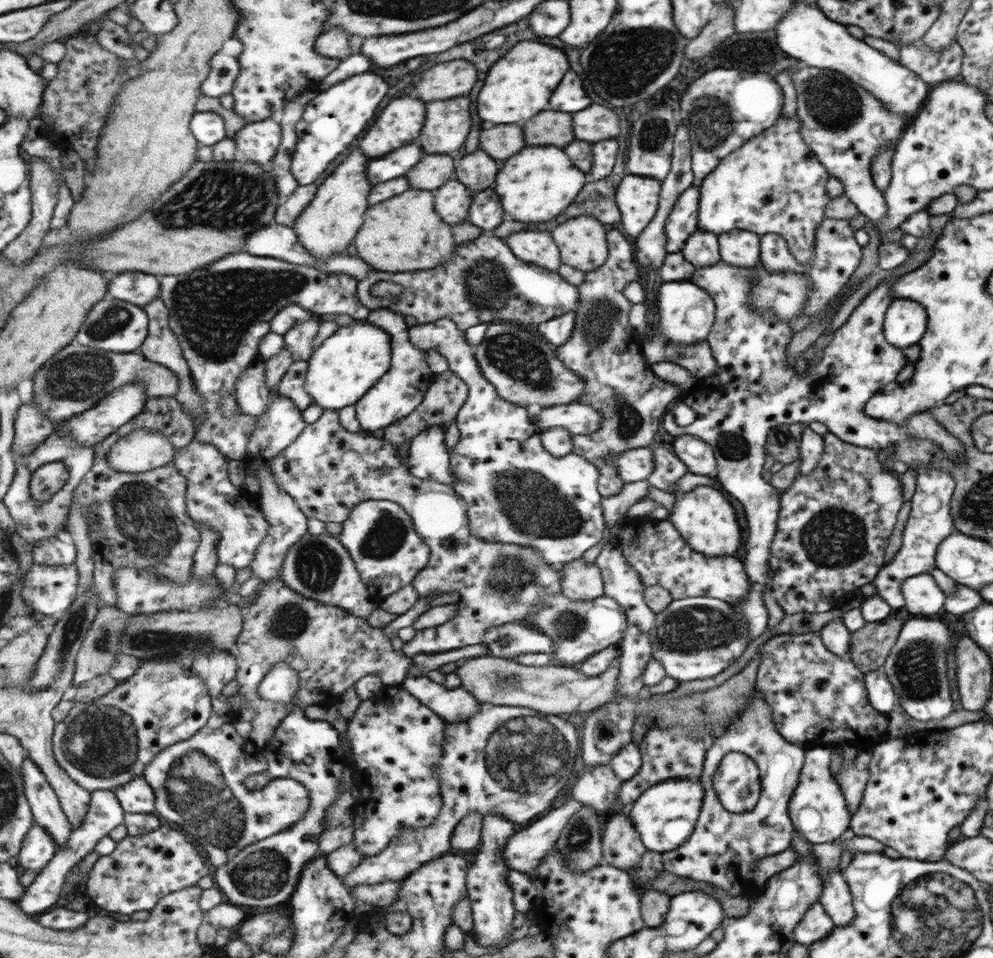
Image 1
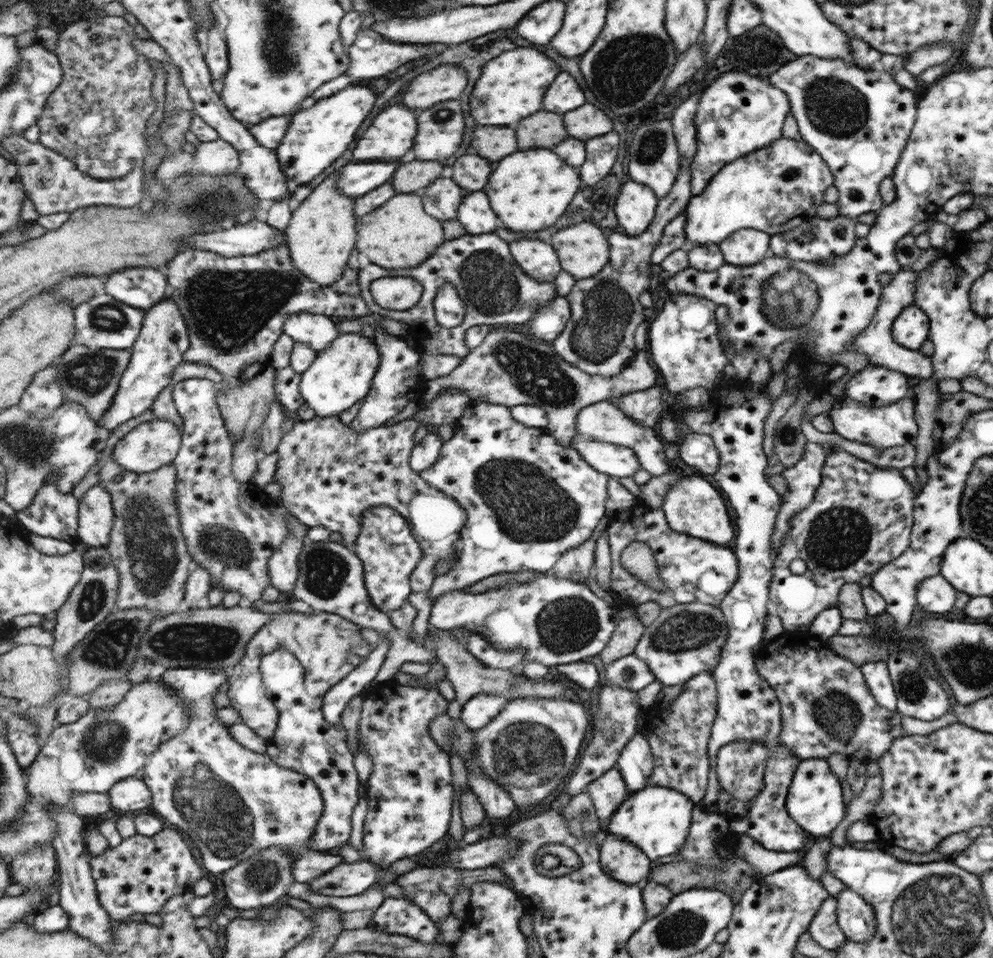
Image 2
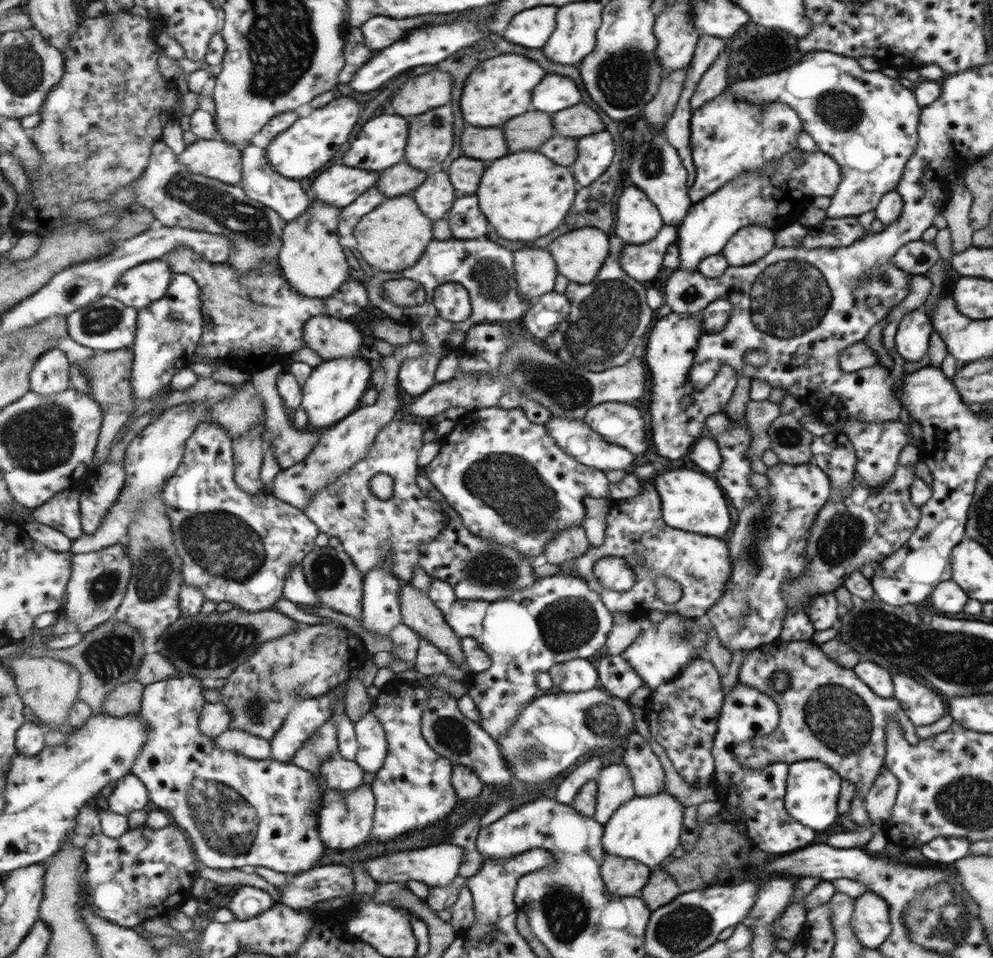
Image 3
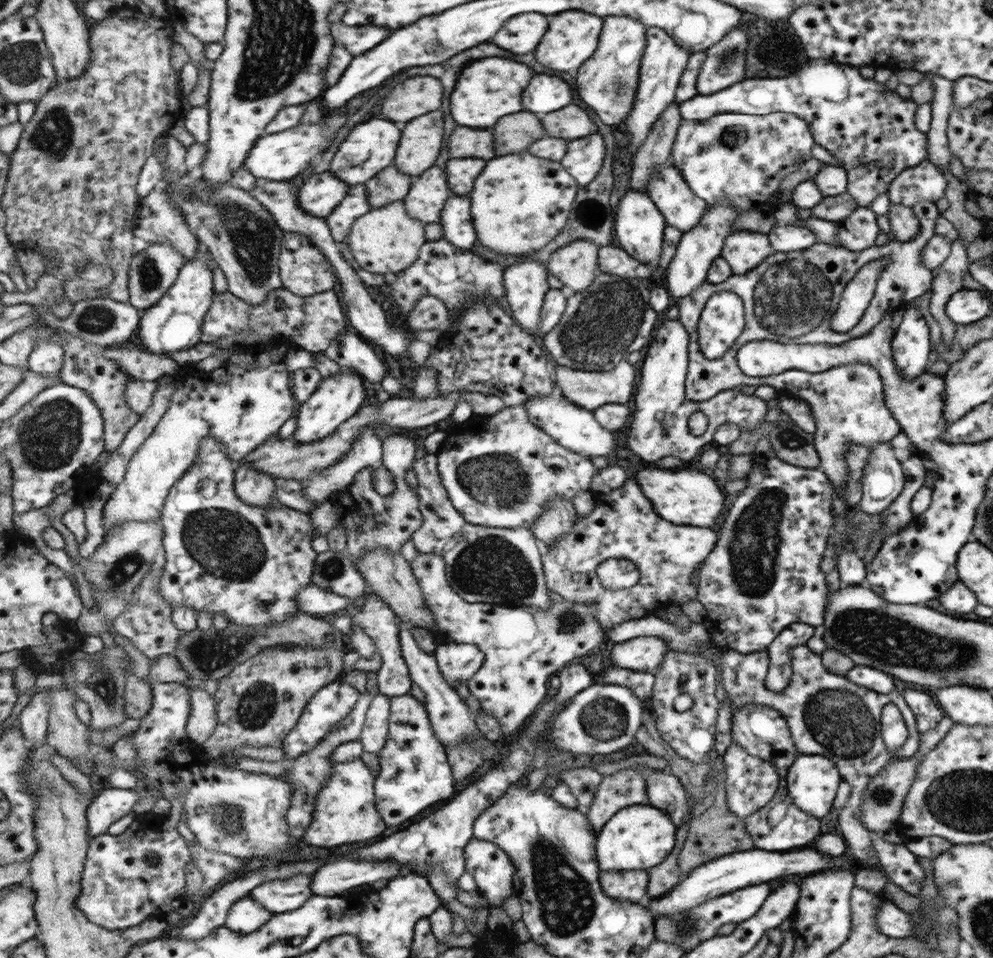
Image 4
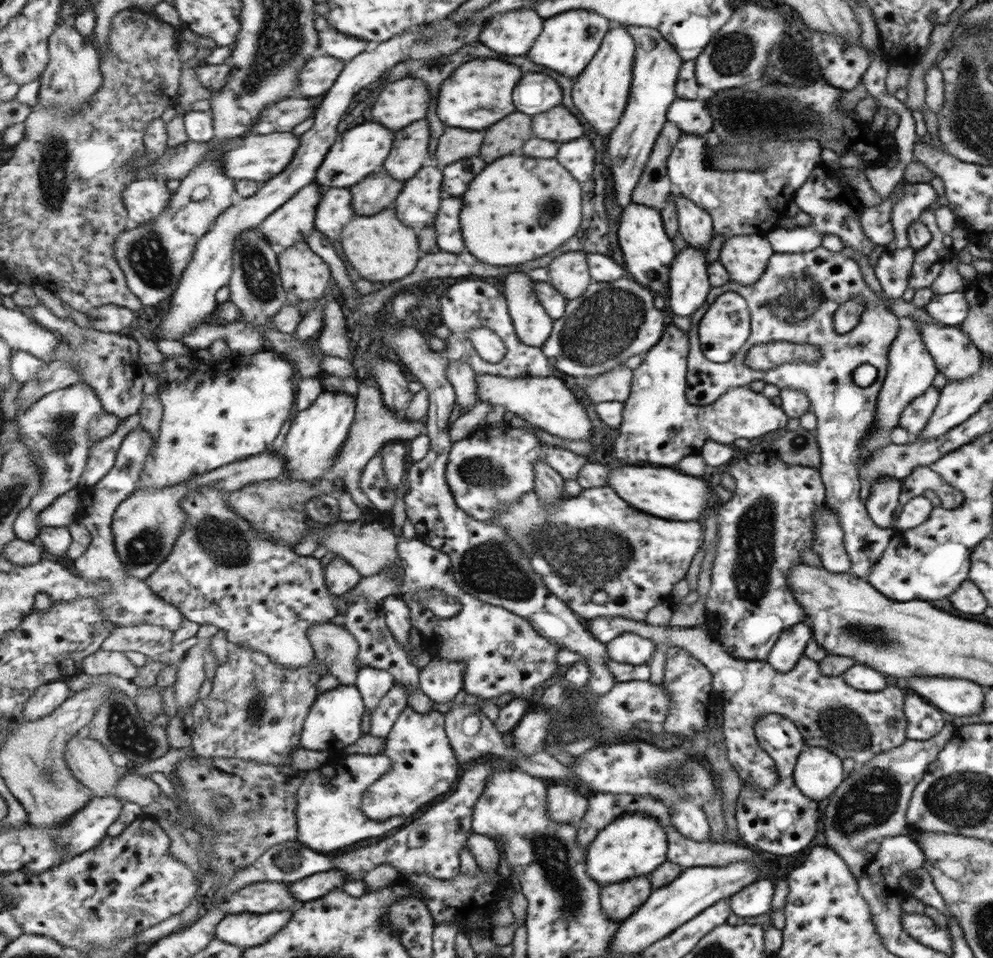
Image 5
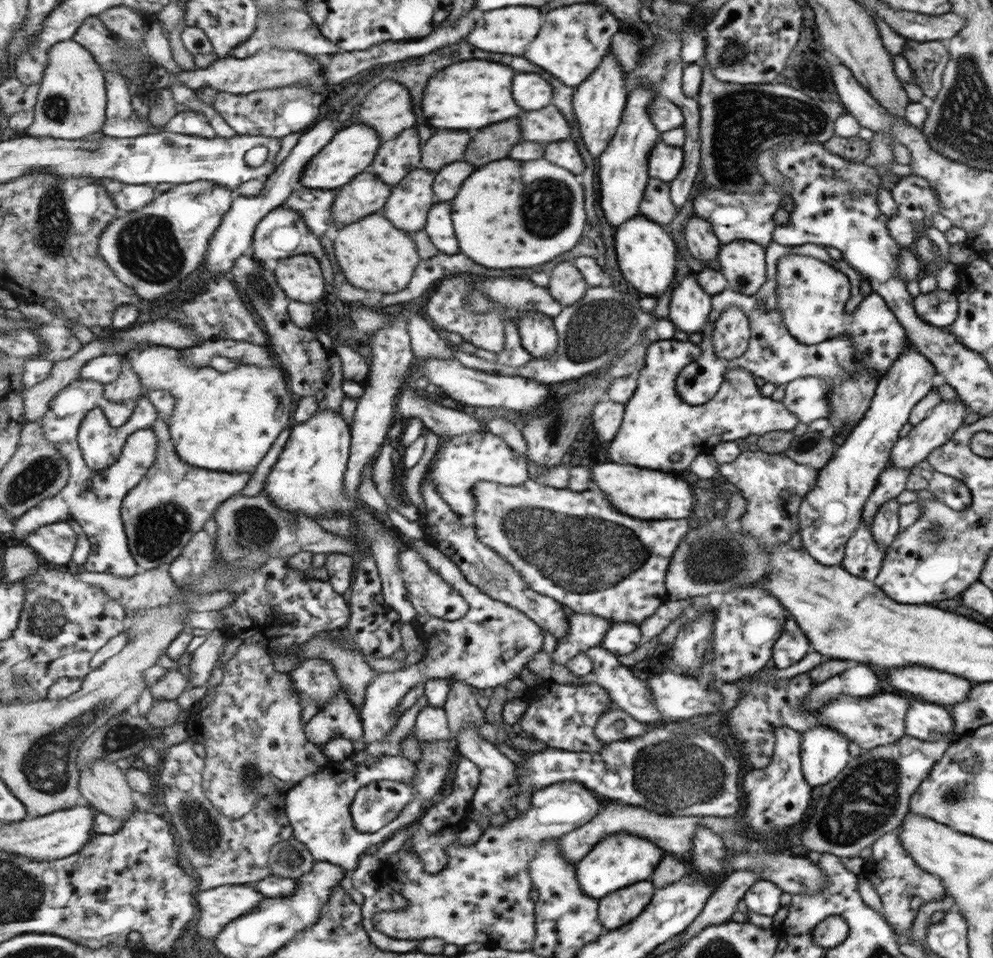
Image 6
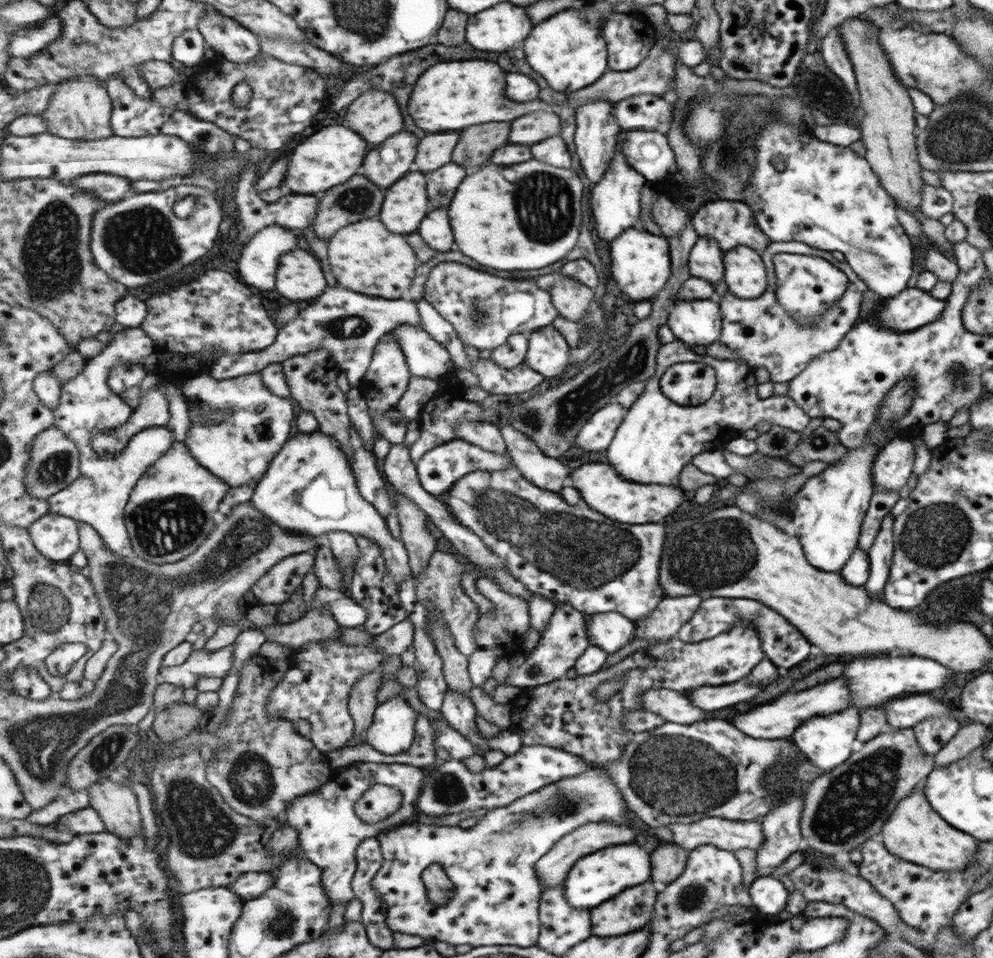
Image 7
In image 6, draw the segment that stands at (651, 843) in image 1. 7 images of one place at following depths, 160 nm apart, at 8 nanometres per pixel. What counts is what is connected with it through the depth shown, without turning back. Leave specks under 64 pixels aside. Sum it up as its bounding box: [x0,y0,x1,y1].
[577,832,664,900]

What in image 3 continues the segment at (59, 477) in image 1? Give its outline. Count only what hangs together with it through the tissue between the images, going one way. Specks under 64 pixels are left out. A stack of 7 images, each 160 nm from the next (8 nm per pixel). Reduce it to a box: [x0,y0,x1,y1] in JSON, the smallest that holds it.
[33,489,86,540]

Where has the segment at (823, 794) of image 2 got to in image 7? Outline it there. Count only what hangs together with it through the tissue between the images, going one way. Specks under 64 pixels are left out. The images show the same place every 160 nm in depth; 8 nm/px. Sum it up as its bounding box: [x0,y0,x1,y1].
[791,707,861,771]

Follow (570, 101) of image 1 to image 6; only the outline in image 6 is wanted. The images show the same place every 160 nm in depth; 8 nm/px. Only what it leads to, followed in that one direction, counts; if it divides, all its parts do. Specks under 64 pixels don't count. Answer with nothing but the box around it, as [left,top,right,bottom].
[515,74,551,110]

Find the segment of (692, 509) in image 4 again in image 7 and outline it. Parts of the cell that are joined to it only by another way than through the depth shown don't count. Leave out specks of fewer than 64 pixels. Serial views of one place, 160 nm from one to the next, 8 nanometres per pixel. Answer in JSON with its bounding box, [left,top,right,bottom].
[566,463,683,524]

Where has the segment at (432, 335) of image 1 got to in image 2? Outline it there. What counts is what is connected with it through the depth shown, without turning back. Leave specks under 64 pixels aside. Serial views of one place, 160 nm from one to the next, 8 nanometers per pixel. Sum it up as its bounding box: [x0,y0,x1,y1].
[324,284,610,727]

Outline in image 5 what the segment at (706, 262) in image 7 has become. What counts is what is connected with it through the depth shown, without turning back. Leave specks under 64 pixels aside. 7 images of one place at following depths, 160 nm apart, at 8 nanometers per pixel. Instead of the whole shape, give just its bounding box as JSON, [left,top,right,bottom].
[672,192,715,249]

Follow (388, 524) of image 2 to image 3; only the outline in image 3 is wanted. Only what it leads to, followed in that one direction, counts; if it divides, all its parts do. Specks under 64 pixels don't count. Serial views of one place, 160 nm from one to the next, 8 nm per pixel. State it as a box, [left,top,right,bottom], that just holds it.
[360,563,403,638]

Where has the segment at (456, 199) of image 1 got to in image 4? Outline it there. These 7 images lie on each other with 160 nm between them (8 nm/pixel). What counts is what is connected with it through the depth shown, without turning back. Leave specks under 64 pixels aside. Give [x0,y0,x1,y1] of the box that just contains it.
[404,166,453,223]

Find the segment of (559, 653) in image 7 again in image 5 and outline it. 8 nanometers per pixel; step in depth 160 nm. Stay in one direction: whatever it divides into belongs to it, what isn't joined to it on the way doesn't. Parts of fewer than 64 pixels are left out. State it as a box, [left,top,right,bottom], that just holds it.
[587,617,908,790]

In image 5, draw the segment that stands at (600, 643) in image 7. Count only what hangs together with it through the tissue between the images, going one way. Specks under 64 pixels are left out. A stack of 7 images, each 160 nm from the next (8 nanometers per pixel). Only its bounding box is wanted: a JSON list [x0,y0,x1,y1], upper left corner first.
[606,632,654,666]

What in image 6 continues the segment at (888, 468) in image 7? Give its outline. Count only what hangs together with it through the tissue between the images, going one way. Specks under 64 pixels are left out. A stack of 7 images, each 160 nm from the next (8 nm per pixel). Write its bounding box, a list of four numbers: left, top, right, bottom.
[890,399,969,470]

